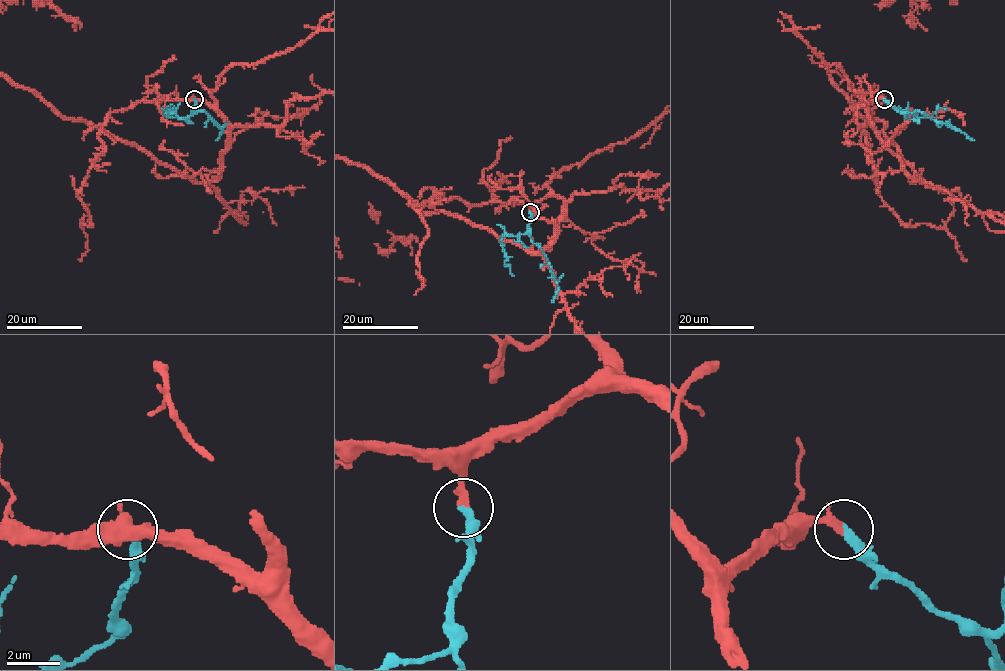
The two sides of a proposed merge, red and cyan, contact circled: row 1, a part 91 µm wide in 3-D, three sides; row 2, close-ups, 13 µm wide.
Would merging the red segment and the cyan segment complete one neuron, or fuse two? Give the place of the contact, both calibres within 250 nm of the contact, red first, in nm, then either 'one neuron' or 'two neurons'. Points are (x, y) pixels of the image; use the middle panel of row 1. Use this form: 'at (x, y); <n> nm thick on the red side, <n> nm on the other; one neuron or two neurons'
at (530, 212); 280 nm thick on the red side, 320 nm on the other; one neuron

